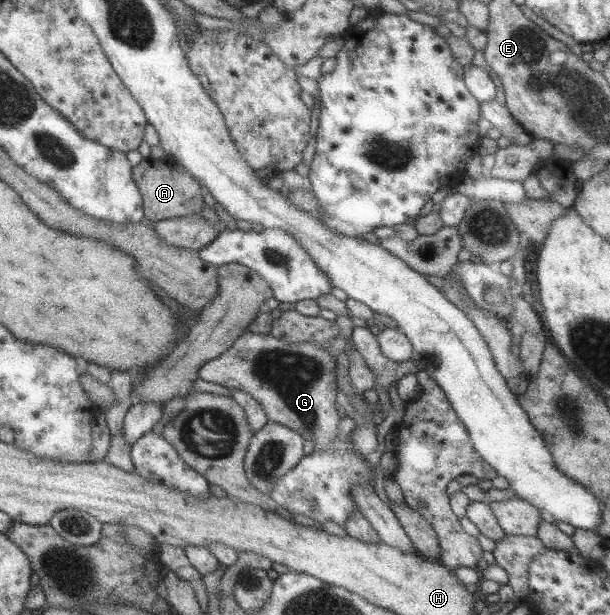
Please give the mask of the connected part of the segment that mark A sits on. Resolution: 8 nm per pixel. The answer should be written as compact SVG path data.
M150 157L148 159L142 159L137 166L131 168L131 177L143 201L143 218L151 221L159 221L186 215L201 215L204 202L196 179L193 179L192 175L186 172L182 166L179 166L170 157L164 160L155 160Z

